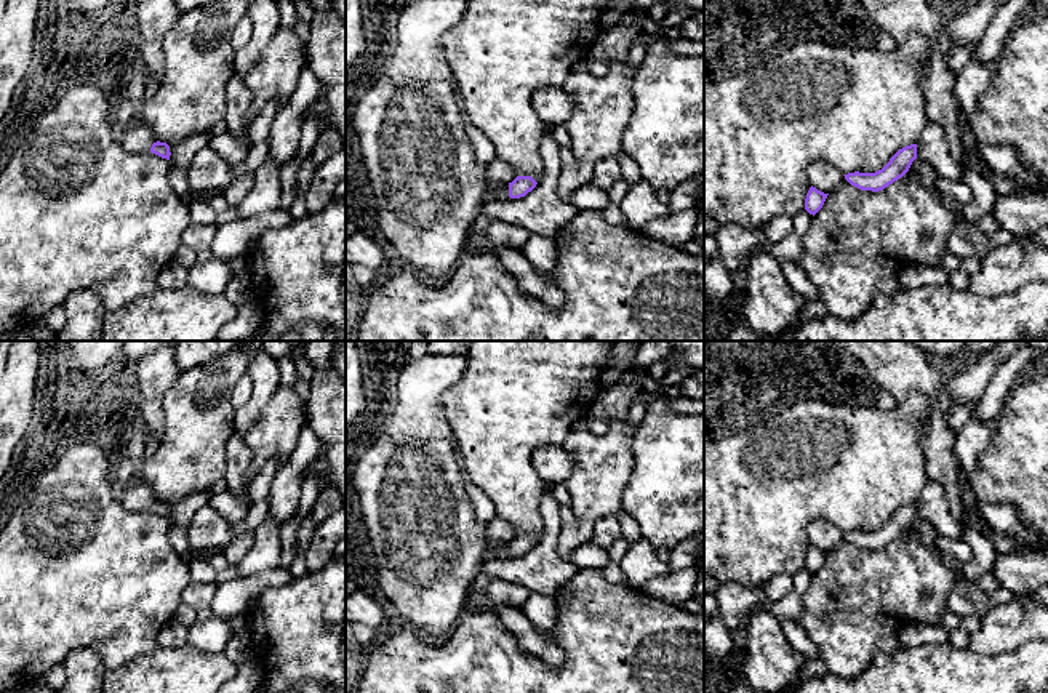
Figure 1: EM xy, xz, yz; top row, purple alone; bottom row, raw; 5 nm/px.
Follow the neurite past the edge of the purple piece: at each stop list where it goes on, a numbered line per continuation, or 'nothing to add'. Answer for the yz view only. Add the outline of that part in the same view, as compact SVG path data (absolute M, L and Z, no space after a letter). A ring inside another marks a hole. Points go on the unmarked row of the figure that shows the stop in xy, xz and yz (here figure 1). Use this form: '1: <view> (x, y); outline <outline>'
nothing to add

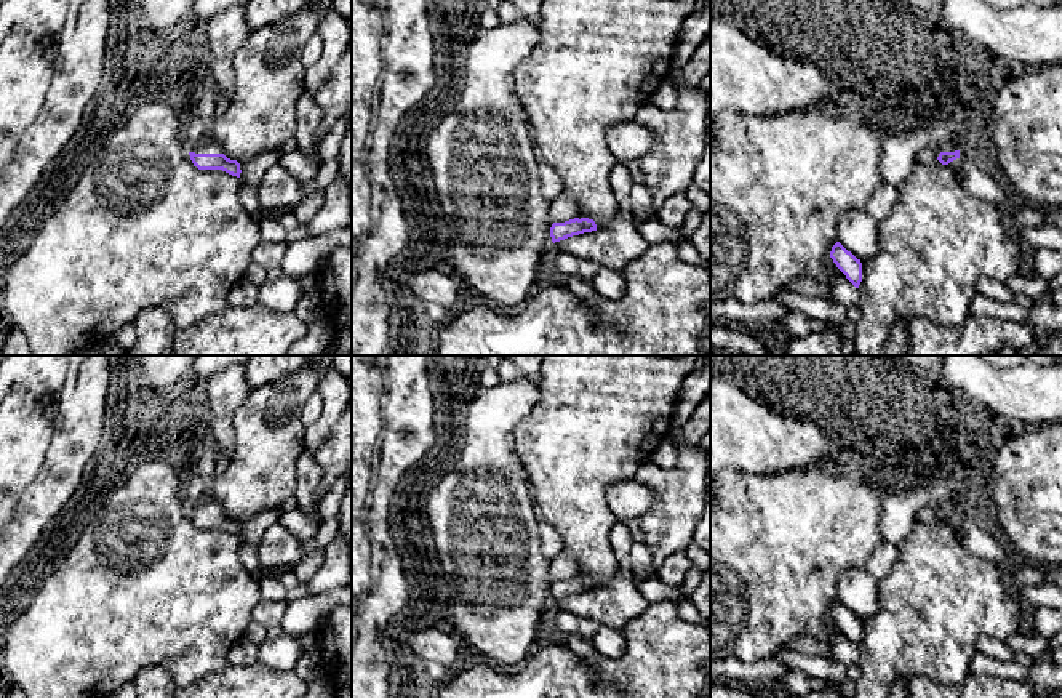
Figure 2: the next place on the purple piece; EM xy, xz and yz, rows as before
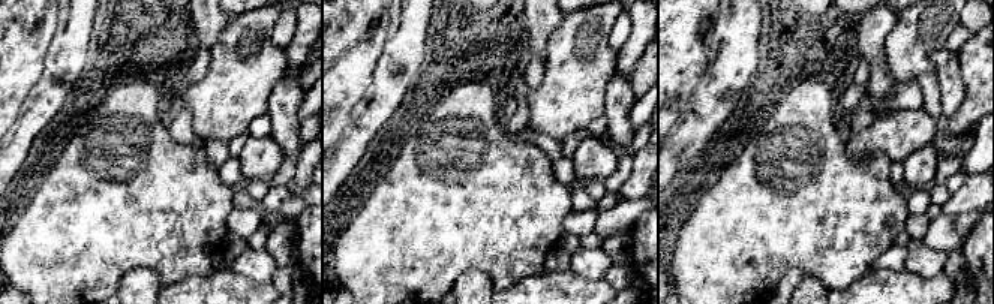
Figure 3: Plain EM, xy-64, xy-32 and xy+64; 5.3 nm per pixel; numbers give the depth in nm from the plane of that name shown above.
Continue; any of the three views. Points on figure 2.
1: xy (211, 505); outline M211 496L205 504L194 506L192 511L195 512L224 512L219 501Z

